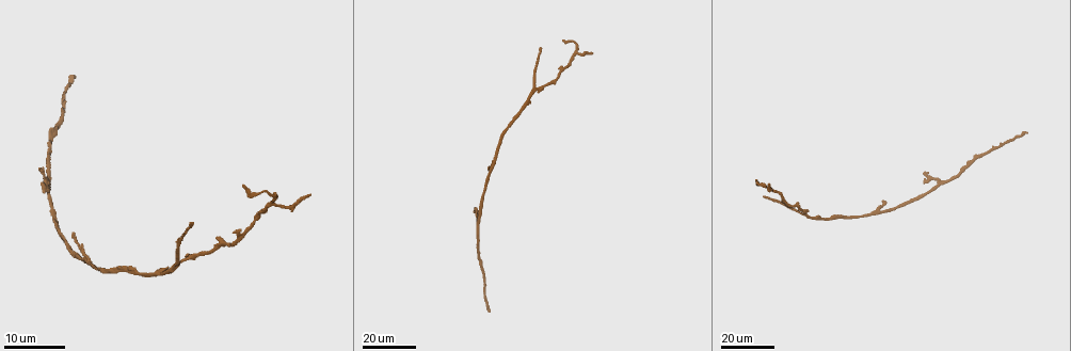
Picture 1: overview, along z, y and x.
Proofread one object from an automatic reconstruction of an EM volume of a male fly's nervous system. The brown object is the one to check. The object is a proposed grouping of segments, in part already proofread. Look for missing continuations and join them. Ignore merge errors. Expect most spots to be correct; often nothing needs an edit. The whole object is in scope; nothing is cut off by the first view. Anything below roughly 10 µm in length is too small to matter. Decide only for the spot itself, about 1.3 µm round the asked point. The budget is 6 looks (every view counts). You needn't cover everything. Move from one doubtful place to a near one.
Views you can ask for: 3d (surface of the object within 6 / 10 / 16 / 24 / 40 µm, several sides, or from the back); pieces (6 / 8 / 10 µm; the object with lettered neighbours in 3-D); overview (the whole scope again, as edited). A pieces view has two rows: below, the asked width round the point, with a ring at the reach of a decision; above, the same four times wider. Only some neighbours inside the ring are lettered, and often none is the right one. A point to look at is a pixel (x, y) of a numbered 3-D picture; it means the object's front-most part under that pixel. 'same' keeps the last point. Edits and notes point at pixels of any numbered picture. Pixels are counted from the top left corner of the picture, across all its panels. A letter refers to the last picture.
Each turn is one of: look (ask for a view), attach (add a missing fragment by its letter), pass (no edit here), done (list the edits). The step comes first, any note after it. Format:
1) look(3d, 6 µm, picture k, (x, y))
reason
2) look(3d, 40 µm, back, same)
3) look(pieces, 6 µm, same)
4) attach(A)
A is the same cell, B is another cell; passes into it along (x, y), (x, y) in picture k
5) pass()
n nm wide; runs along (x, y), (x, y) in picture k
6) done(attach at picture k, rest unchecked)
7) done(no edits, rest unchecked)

look(3d, 16 µm, picture 1, (309, 195))
an open end

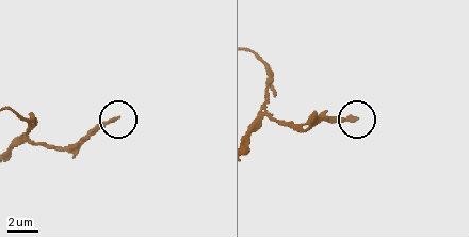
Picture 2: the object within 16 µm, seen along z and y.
look(pieces, 6 µm, picture 2, (353, 119))

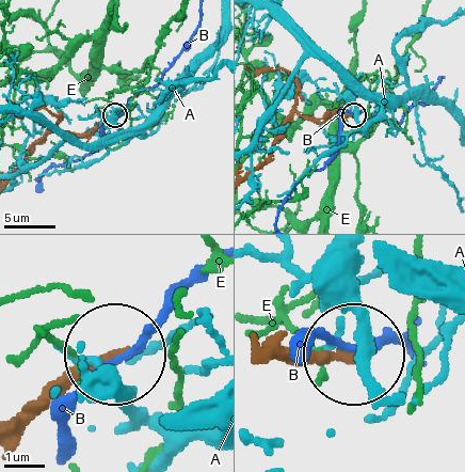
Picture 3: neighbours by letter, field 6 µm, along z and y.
pass()
210 nm wide; A, B and E are other cells; runs along (15, 433), (113, 358) in picture 3; none of them fits

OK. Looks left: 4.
look(3d, 16 µm, picture 1, (190, 222))
long arm stops here

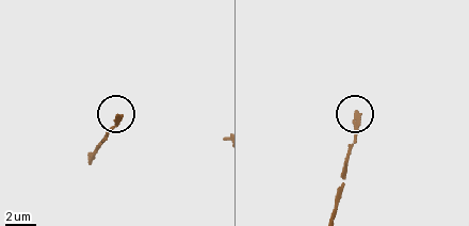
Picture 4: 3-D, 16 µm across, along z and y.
look(pieces, 6 µm, picture 4, (355, 112))
see the neighbours

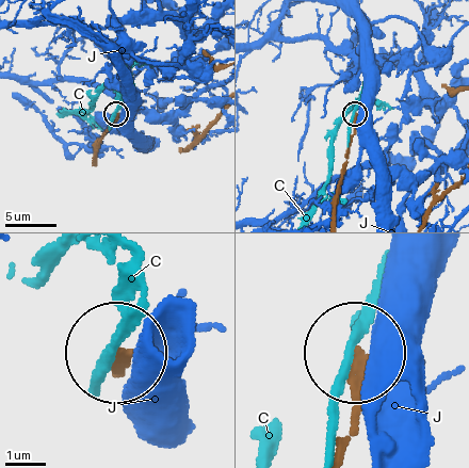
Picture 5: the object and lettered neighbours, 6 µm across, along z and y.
pass()
C and J are other cells; runs along (338, 451), (355, 420), (355, 352) in picture 5; none of them fits

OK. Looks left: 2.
look(3d, 24 µm, picture 1, (74, 232))

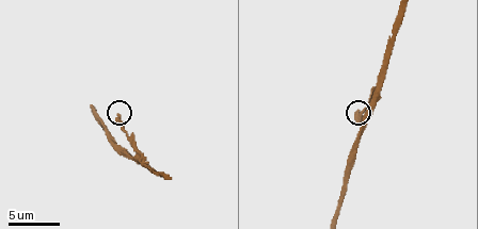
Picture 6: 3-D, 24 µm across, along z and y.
look(pieces, 10 µm, picture 6, (357, 111))
see the neighbours

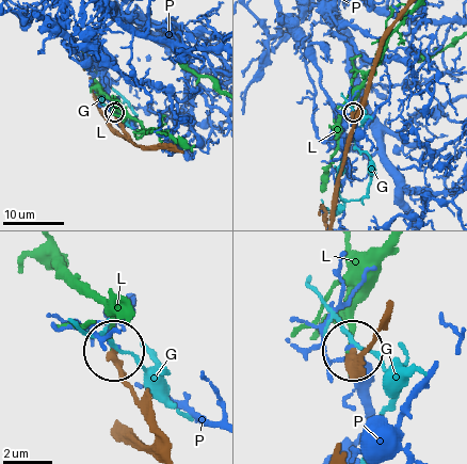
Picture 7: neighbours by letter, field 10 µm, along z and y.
pass()
320 nm wide; G, L and P are other cells; none of them fits

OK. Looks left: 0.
done(no edits, rest unchecked)

